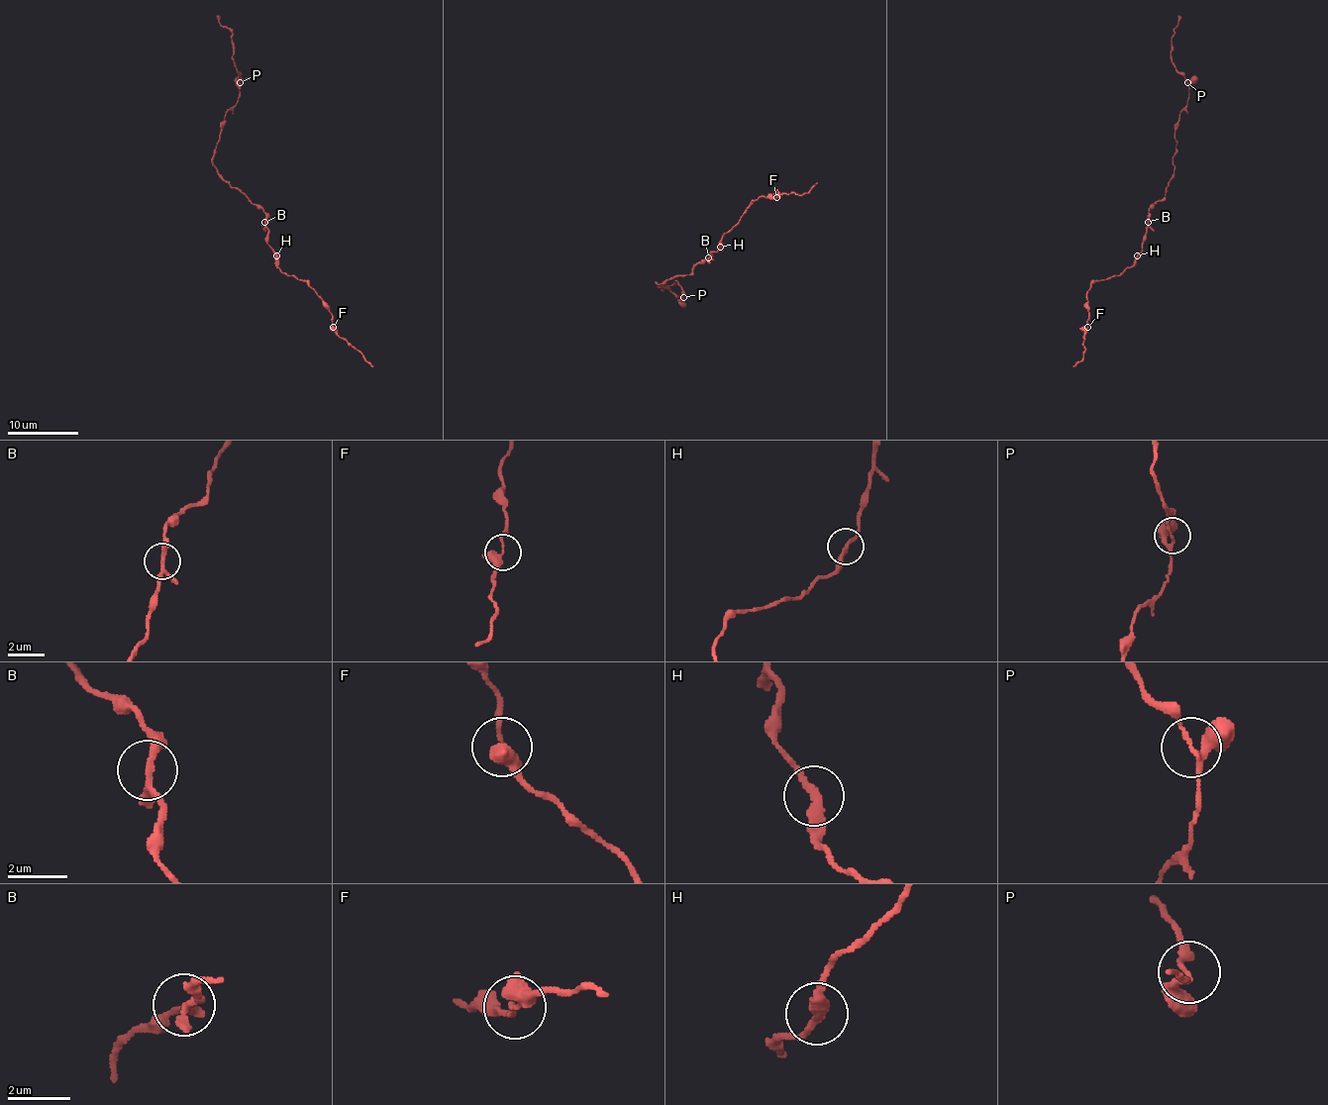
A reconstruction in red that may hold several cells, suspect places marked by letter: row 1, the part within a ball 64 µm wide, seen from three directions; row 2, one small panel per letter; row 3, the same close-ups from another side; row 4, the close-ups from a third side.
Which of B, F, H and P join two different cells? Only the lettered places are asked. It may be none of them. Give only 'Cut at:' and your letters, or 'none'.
Cut at: none

